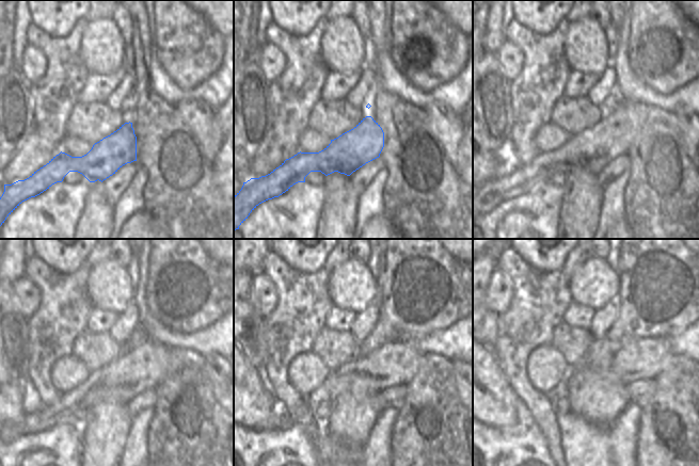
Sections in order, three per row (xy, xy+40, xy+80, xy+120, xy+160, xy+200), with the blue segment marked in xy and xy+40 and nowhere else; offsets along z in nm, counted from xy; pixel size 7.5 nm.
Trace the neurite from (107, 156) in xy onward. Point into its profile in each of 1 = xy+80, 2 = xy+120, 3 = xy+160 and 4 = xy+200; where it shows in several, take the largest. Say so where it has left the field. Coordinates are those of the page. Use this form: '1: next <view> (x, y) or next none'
1: next xy+80 (612, 137)
2: next xy+120 (142, 368)
3: next xy+160 (395, 363)
4: next xy+200 (641, 359)

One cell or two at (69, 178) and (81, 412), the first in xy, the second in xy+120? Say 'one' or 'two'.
one

